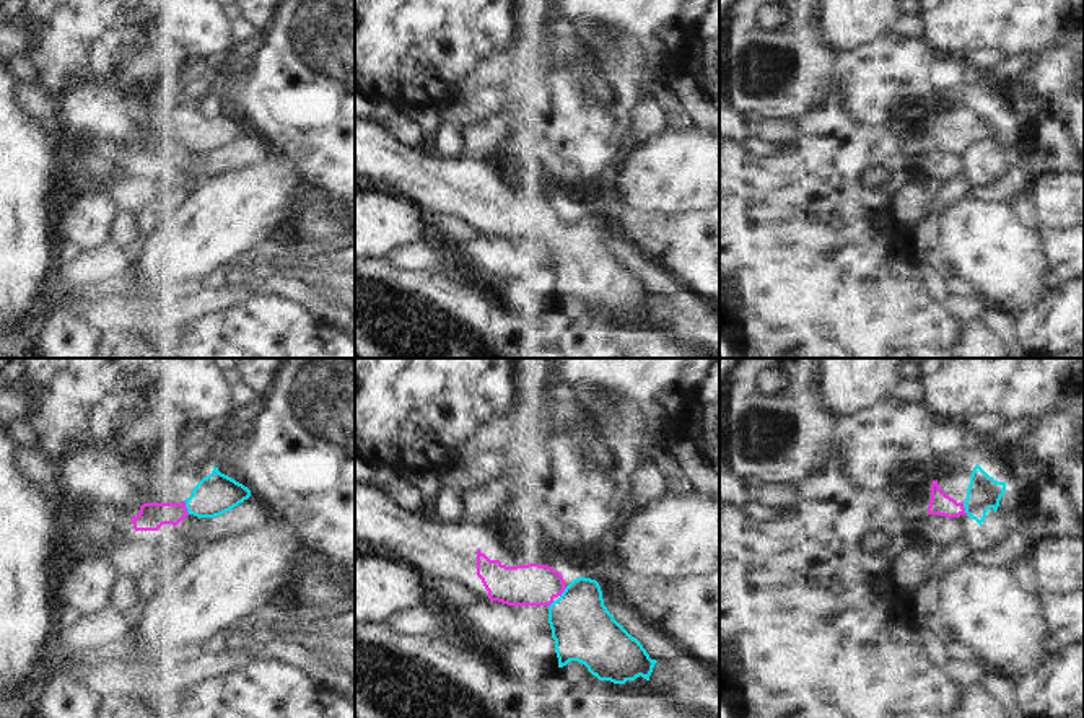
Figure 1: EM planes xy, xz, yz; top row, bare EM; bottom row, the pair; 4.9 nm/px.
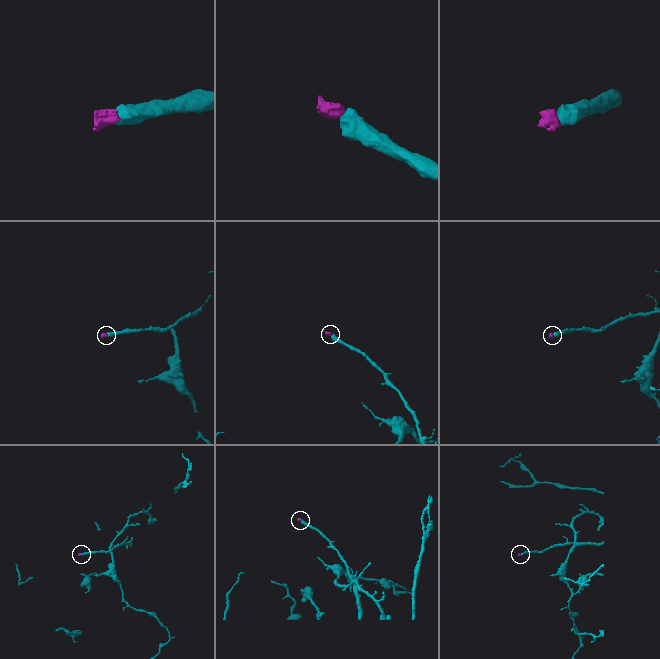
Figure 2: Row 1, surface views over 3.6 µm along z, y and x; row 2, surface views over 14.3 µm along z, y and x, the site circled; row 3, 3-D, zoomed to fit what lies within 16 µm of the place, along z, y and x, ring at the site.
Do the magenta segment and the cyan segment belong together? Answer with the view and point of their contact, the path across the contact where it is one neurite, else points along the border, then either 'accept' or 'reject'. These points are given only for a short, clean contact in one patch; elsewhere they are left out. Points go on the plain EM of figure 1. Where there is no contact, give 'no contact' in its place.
contact xy (184, 142); way xy (152, 152), (174, 148), (184, 142), (202, 139), (215, 129); accept

